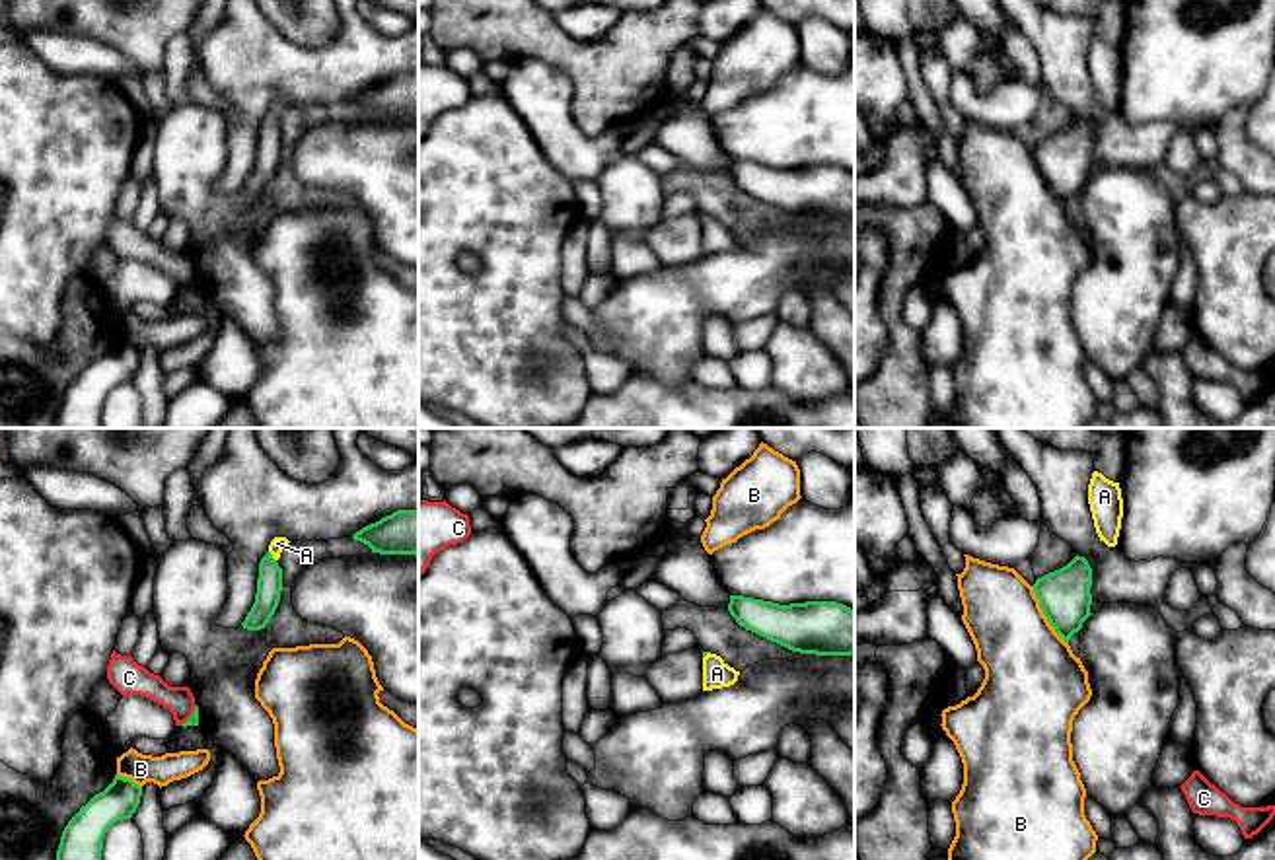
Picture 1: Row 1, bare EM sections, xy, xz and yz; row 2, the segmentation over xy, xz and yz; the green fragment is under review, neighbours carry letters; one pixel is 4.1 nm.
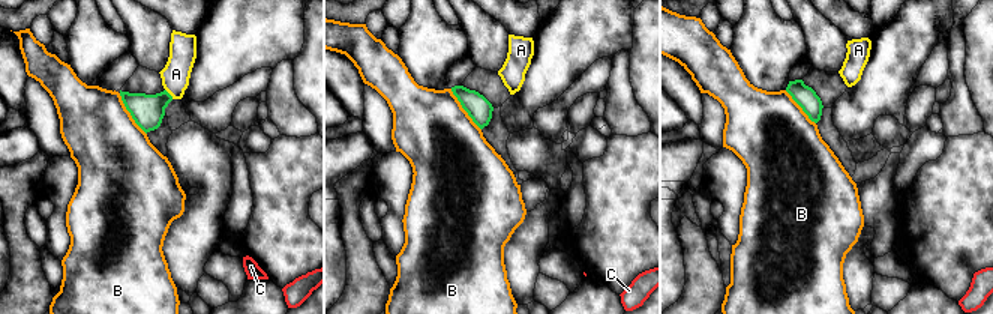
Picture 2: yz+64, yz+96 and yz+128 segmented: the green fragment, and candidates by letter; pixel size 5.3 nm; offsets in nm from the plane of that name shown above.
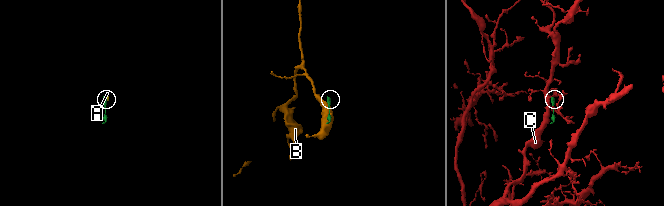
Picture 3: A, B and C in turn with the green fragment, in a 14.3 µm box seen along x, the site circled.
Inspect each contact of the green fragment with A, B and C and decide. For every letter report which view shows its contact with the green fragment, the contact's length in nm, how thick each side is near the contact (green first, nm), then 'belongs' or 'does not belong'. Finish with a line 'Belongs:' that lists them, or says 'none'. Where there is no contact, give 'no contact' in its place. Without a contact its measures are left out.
A: contact in xy; length 50 nm; calibres 110 and 60 nm; belongs
B: contact in yz; length 300 nm; calibres 220 and 380 nm; does not belong
C: contact in xy; length 110 nm; calibres 50 and 120 nm; does not belong
Belongs: A

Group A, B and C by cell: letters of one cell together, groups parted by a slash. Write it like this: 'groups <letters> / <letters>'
groups A / B / C

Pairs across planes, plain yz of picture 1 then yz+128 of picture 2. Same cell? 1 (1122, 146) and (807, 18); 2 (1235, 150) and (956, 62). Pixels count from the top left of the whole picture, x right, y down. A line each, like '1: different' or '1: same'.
1: same
2: same

